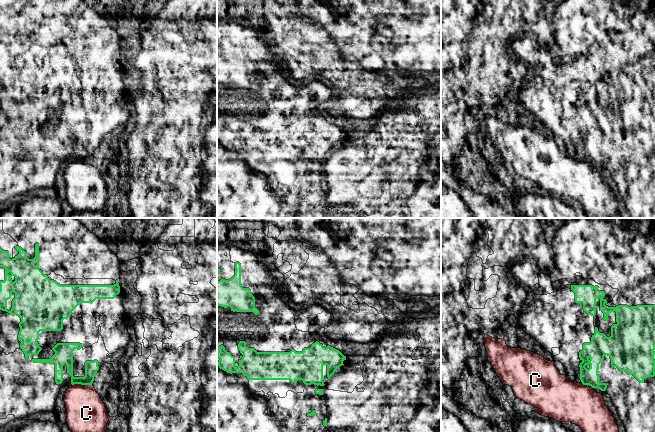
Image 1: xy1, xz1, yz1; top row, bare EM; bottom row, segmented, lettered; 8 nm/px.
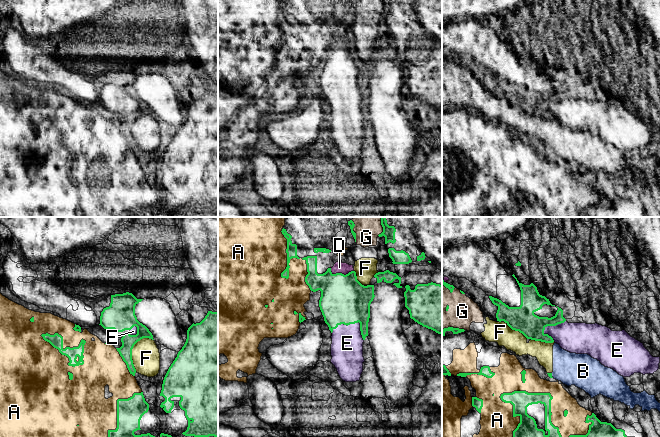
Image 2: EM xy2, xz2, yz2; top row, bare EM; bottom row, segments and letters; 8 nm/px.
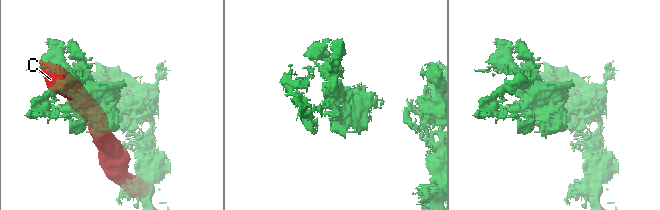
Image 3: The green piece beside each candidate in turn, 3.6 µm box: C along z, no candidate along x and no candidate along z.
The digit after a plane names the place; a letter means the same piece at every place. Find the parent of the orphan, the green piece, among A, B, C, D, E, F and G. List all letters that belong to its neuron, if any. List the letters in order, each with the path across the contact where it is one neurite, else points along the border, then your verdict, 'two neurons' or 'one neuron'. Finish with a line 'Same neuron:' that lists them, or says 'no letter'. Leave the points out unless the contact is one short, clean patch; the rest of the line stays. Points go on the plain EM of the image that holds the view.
A: two neurons
B: two neurons
C: two neurons
D: two neurons
E: along xz2 (331, 108), (341, 100), (349, 101), (358, 98), (363, 116) | two neurons
F: two neurons
G: two neurons
Same neuron: no letter

